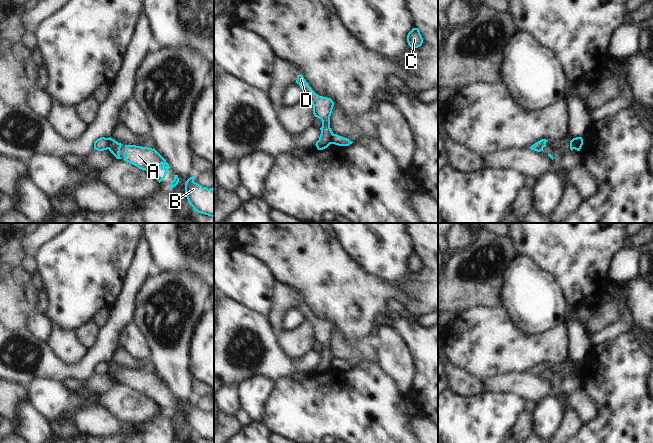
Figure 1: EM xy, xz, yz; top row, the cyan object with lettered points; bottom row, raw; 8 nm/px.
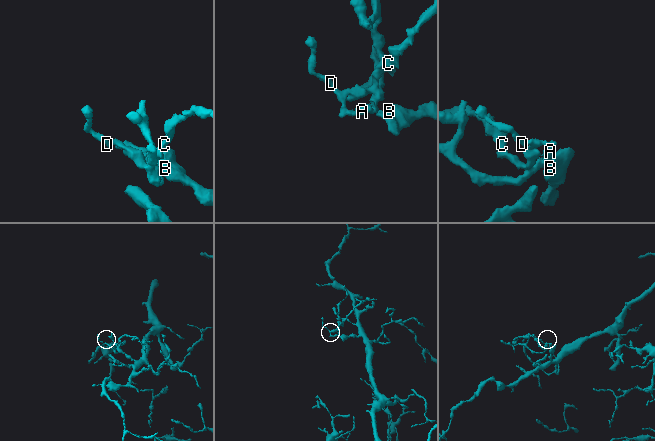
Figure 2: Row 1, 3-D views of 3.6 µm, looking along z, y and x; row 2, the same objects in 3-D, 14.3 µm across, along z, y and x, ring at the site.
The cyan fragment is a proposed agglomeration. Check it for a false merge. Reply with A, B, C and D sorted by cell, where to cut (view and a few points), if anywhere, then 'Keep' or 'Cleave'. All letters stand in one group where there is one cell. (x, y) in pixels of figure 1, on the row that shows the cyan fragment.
Groups: A B / C D. Split along xy (107, 138), (108, 148). Cleave

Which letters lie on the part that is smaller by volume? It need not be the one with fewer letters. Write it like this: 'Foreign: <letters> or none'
Foreign: C, D

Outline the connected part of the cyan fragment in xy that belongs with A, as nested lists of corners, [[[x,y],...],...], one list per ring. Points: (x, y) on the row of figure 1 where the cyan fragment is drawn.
[[[125,145],[123,160],[147,171],[159,183],[165,178],[170,168],[166,160],[153,148]]]

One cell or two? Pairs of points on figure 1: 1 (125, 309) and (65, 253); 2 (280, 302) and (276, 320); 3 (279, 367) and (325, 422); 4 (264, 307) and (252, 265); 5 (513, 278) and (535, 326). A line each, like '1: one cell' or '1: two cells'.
1: two cells
2: one cell
3: two cells
4: one cell
5: one cell

